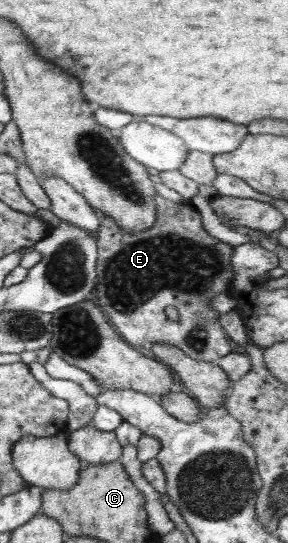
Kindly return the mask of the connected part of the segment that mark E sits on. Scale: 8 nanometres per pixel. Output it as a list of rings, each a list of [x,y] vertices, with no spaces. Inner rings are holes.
[[[157,193],[155,201],[157,212],[155,223],[149,229],[136,231],[135,233],[124,231],[124,229],[121,229],[108,215],[102,215],[102,220],[96,237],[98,245],[98,260],[96,263],[96,286],[94,287],[93,294],[97,296],[97,305],[99,305],[100,311],[105,315],[106,321],[121,335],[123,340],[128,342],[129,345],[137,345],[137,347],[141,347],[141,344],[150,345],[151,343],[174,345],[181,349],[187,357],[193,358],[193,360],[214,363],[219,358],[232,353],[231,346],[229,346],[229,339],[227,339],[228,335],[218,322],[218,316],[220,316],[220,313],[213,310],[211,303],[212,298],[218,297],[218,295],[222,293],[231,293],[230,287],[232,286],[234,269],[232,268],[230,261],[233,253],[233,246],[217,240],[217,238],[211,236],[203,228],[203,225],[201,224],[201,216],[190,201],[184,203],[173,203]],[[167,307],[175,307],[175,309],[177,309],[177,313],[179,313],[179,320],[177,320],[177,322],[169,321],[167,314],[165,314],[165,309],[167,309]]]

